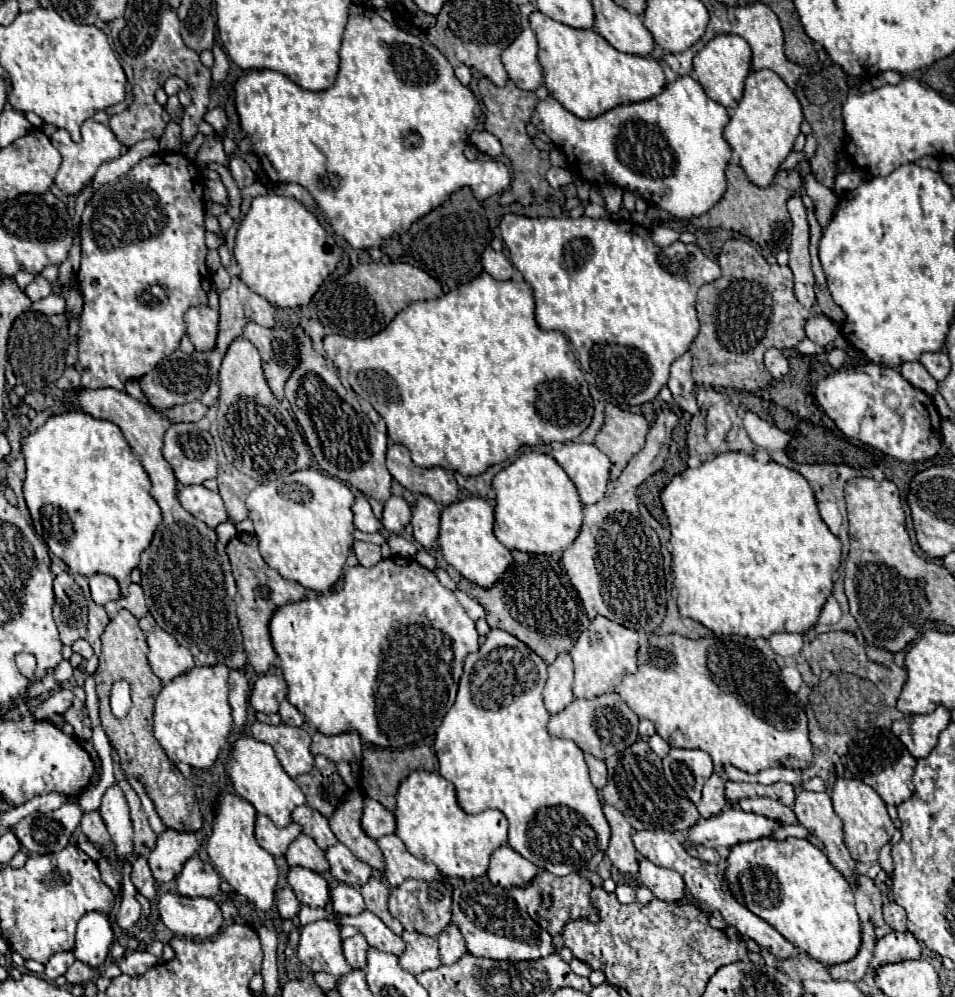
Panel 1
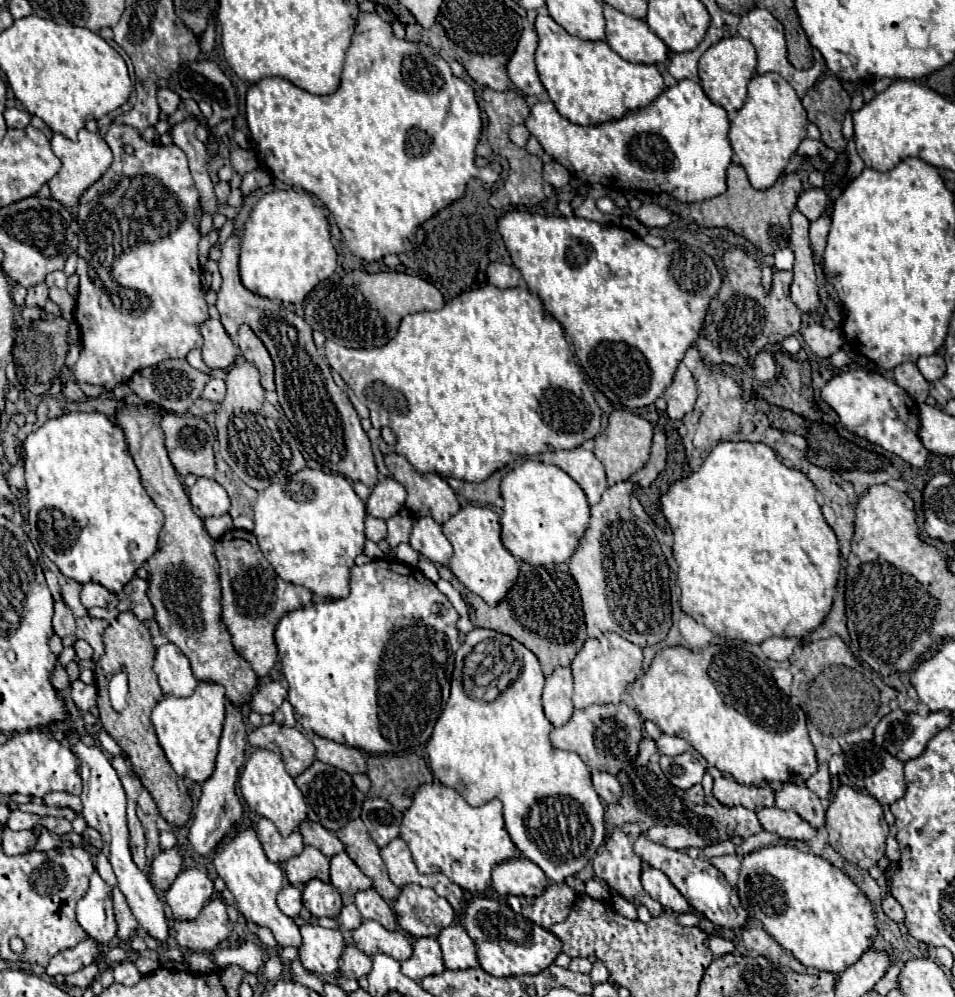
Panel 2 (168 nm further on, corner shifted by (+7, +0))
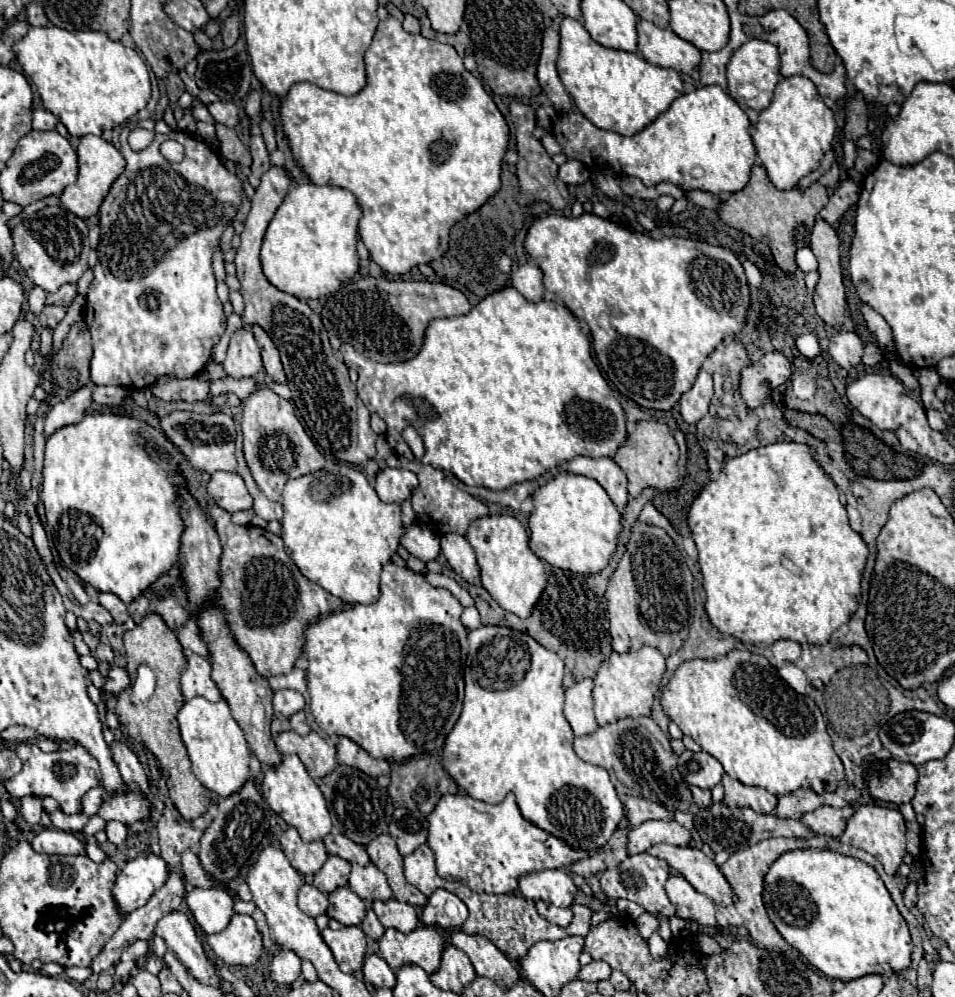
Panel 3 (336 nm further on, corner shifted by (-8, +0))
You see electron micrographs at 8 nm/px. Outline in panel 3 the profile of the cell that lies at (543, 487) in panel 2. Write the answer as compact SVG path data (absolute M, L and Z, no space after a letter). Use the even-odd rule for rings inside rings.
M557 473L545 485L537 487L533 493L533 513L529 517L529 549L545 563L559 567L571 573L599 573L607 567L611 555L615 553L617 537L621 531L621 511L611 503L605 489L589 477L575 475L575 473Z

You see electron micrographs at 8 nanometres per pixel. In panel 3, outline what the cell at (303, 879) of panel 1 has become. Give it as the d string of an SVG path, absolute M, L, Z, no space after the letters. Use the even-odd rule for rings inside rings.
M337 887L329 893L327 915L341 925L359 925L365 915L365 903L349 887Z

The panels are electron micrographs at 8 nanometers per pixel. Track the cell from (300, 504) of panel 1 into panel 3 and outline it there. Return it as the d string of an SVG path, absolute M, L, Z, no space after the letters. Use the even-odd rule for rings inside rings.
M329 463L315 473L287 481L283 511L281 539L309 581L349 605L377 601L381 567L397 551L405 531L397 503L383 503L359 469Z

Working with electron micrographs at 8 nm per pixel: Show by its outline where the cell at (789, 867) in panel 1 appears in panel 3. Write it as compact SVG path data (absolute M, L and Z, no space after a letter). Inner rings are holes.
M827 849L785 851L765 875L763 903L781 937L829 979L851 981L867 973L899 973L909 967L907 923L877 871L859 859Z

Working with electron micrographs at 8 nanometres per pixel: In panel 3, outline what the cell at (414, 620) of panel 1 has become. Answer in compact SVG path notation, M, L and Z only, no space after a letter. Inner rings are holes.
M387 563L381 571L381 595L379 595L377 603L351 605L351 607L345 607L341 611L335 611L327 617L321 617L321 619L309 623L303 631L303 635L305 635L303 649L305 649L307 661L309 661L307 687L309 687L309 695L311 695L311 715L315 717L317 725L327 735L349 737L351 741L359 743L369 755L375 755L377 759L387 759L387 761L401 761L401 759L429 753L433 749L443 747L445 737L449 735L455 721L459 719L461 703L463 703L463 669L465 669L469 643L467 643L467 629L461 623L461 613L463 613L463 605L447 589L429 585L421 575L413 573L411 569Z

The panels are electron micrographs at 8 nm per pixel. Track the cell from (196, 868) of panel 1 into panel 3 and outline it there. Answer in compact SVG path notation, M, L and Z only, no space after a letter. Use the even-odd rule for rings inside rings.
M191 889L185 897L197 925L205 933L219 933L223 927L227 927L231 915L233 915L233 899L231 895L221 889Z

